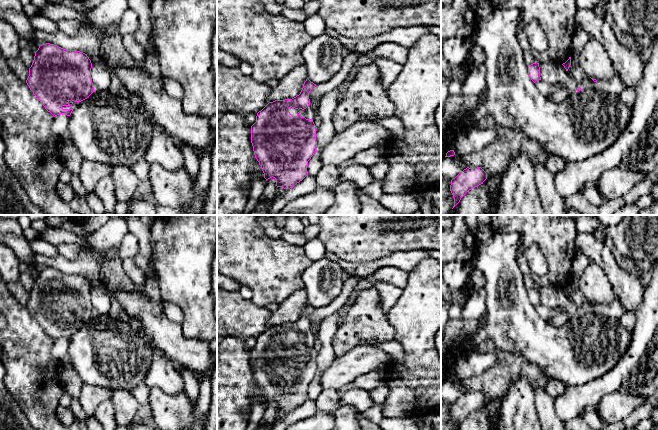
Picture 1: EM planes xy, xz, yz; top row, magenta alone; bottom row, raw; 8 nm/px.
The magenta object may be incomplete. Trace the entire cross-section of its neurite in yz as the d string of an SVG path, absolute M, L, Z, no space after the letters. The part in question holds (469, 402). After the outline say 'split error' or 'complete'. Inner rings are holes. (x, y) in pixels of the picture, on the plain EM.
M467 391L451 404L450 415L456 430L461 422L471 413L483 408L487 403L487 397L481 392Z; complete

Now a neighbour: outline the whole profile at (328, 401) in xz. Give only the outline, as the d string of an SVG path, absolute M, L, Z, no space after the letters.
M323 388L320 395L315 399L316 410L324 412L335 412L339 407L341 394L333 388Z

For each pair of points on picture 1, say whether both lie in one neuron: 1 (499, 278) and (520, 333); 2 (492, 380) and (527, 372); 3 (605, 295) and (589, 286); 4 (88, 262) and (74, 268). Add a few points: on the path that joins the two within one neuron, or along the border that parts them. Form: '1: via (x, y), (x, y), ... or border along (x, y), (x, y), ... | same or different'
1: via (505, 292), (511, 319) | same
2: via (501, 375), (506, 370), (518, 370) | same
3: via (601, 292), (593, 286) | same
4: via (85, 265), (77, 267) | same

